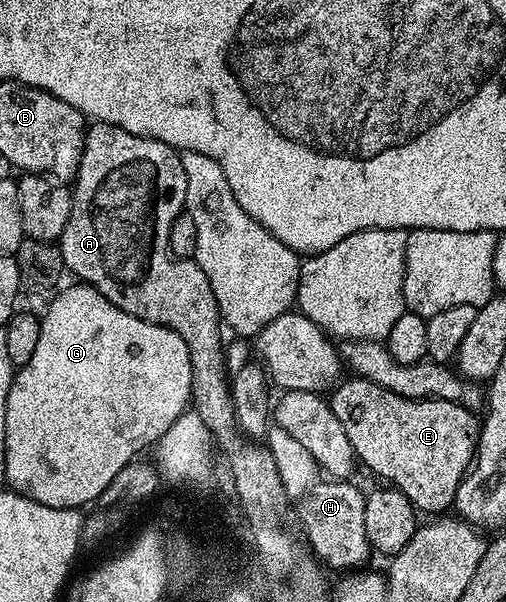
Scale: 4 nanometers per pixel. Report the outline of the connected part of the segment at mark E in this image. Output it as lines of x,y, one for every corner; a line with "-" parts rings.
351,378
347,383
339,382
333,388
334,396
329,396
328,402
332,413
336,413
336,417
344,425
344,433
348,433
348,441
361,466
363,463
368,470
387,479
385,482
402,491
419,512
449,512
454,506
456,491
460,489
462,480
466,478
476,459
480,423
477,418
474,420
475,412
452,400
409,399
382,388
372,380

